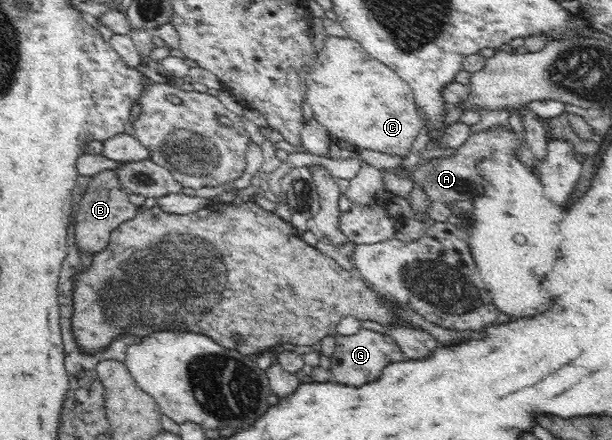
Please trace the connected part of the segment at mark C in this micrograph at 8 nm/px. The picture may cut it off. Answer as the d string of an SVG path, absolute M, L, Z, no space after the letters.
M327 35L318 56L314 56L310 74L306 76L306 84L306 106L310 106L314 119L328 130L333 140L348 142L366 150L404 157L420 134L422 122L413 100L412 87L350 37Z

